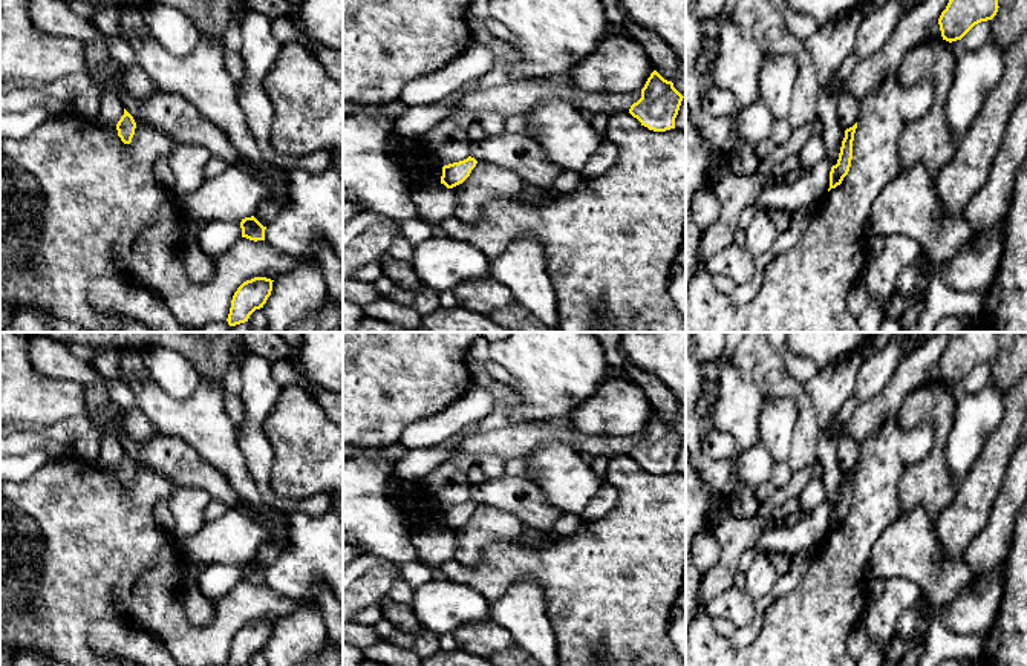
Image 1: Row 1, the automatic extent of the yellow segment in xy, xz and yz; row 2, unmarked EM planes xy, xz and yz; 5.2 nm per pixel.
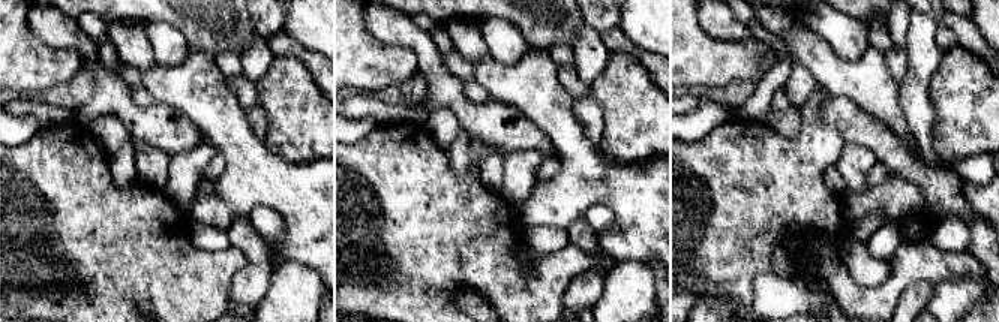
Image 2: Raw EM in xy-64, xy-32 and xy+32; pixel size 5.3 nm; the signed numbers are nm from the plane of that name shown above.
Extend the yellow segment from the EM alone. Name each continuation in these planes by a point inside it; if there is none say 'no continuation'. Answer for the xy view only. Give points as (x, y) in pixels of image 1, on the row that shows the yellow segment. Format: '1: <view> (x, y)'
no continuation

